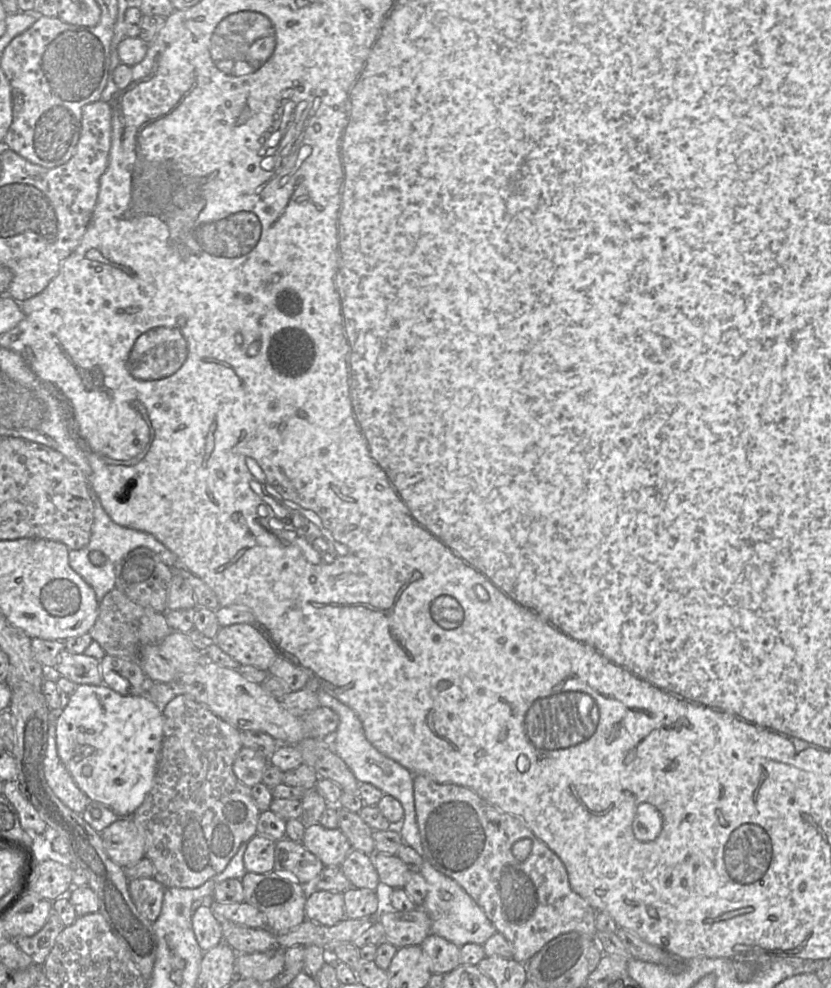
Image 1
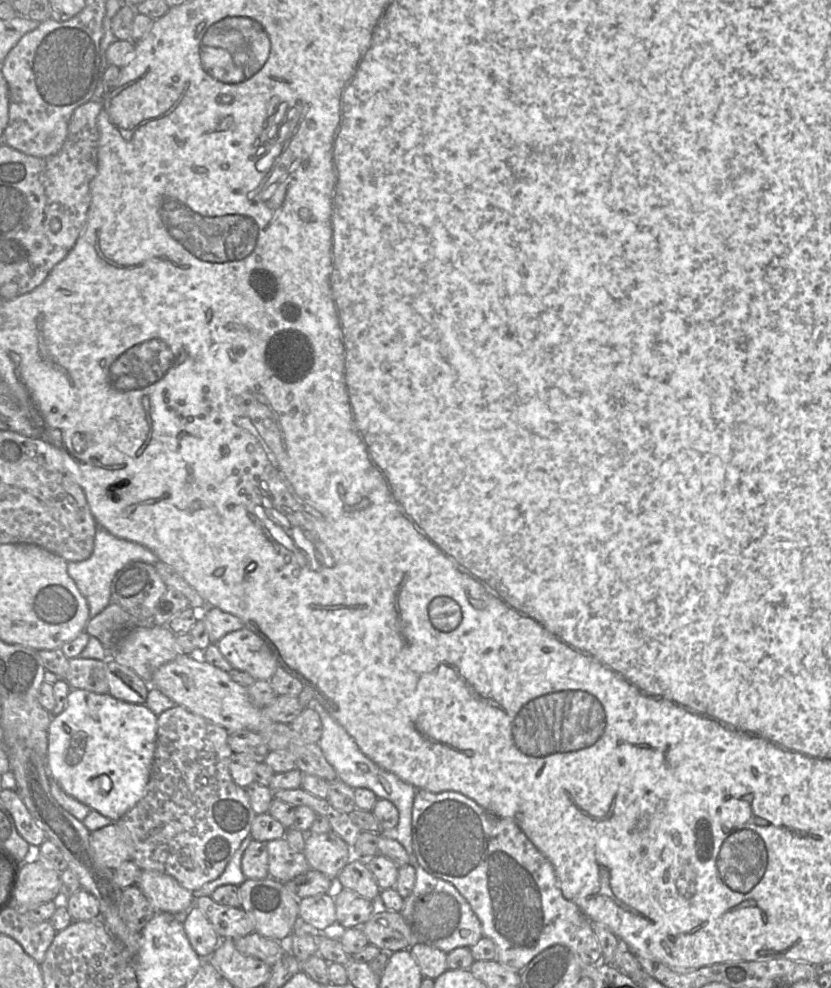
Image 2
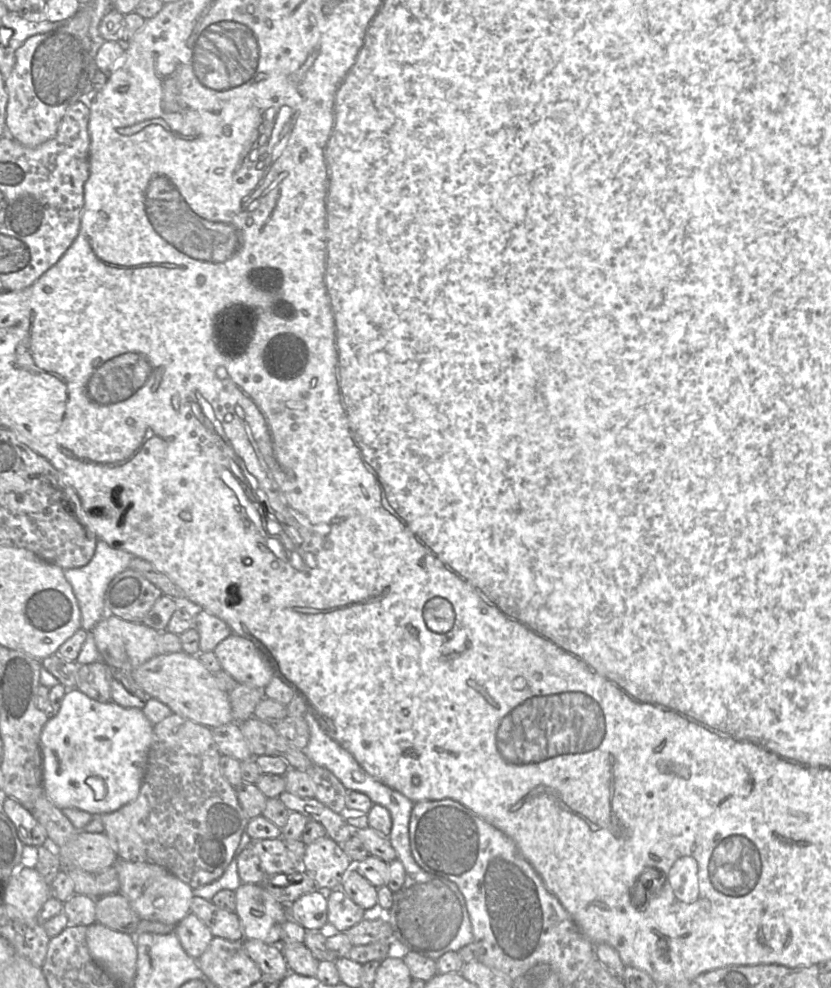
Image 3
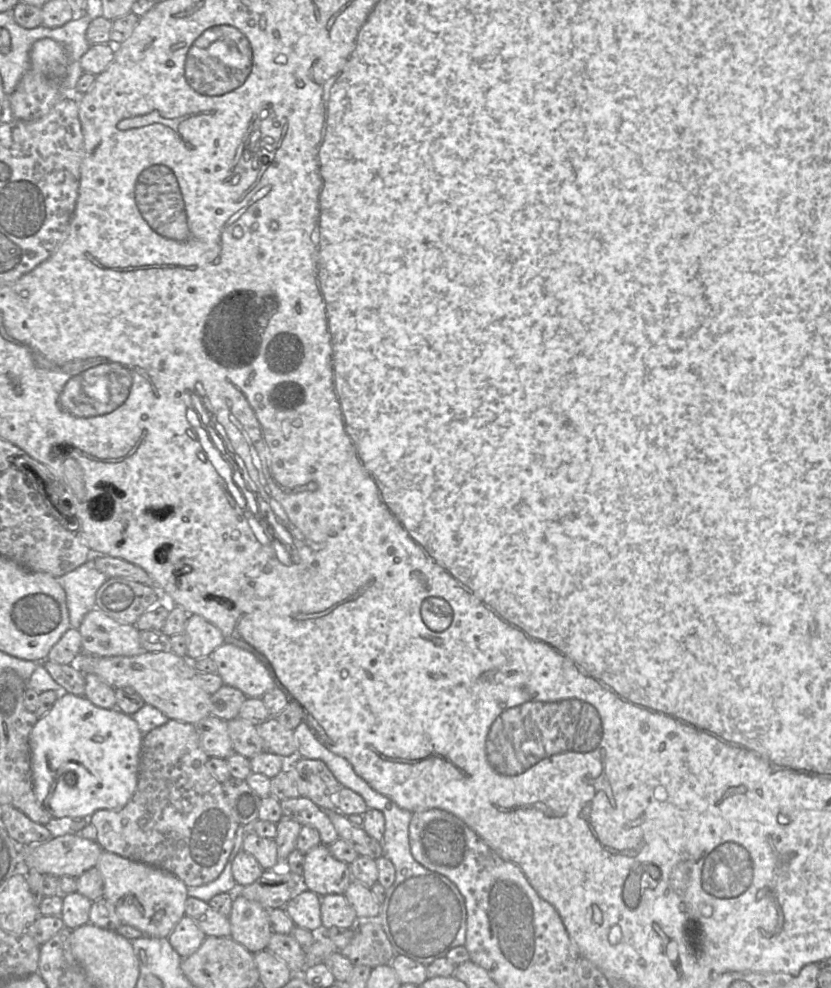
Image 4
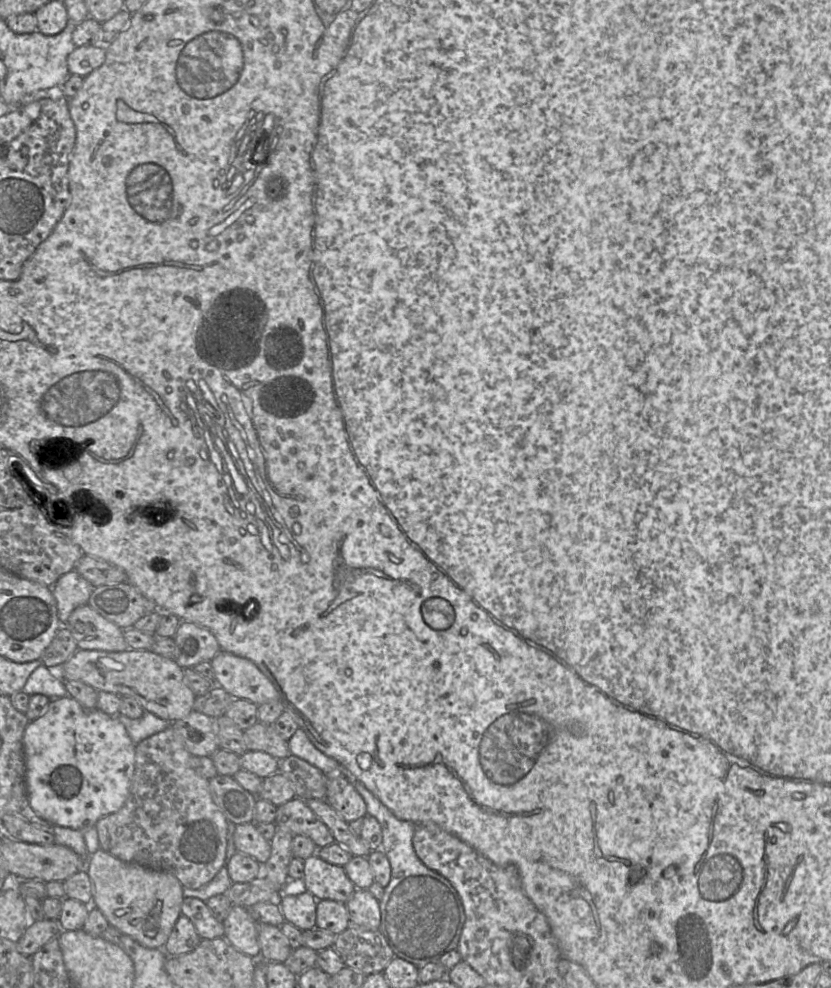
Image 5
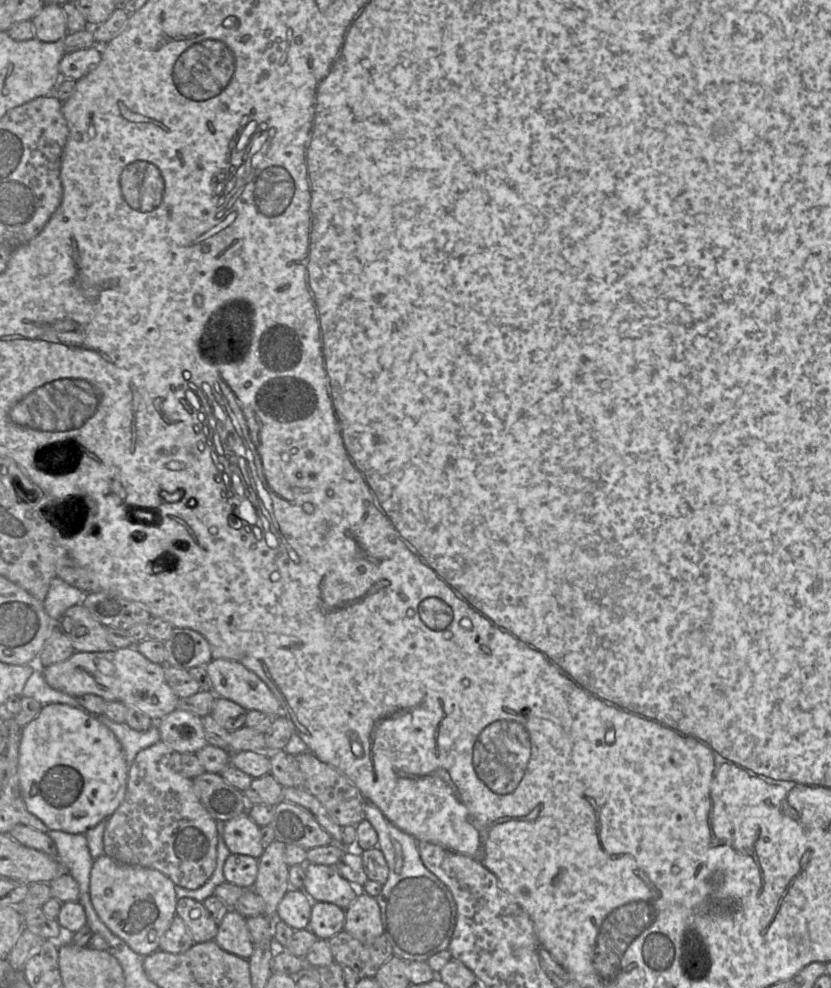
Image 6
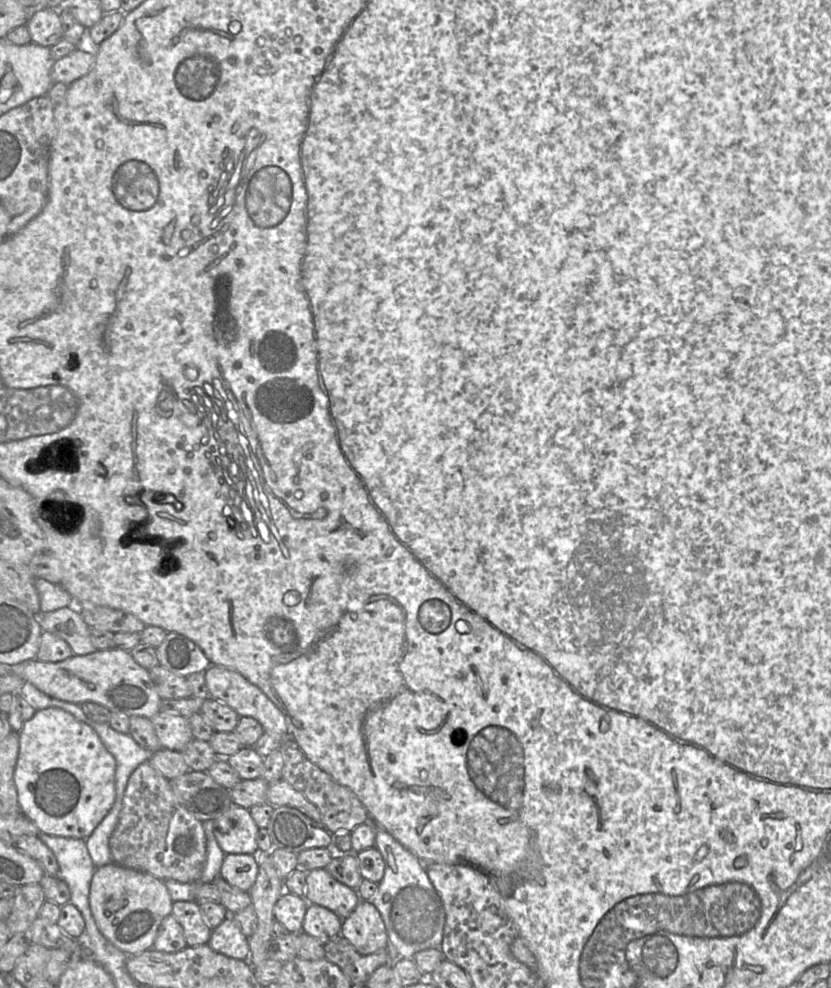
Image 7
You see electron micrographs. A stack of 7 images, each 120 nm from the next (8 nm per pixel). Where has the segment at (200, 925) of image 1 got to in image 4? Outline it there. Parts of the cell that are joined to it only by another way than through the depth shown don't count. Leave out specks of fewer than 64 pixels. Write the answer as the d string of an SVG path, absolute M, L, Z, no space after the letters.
M184 915L167 938L172 948L184 959L195 953L206 937L194 920Z

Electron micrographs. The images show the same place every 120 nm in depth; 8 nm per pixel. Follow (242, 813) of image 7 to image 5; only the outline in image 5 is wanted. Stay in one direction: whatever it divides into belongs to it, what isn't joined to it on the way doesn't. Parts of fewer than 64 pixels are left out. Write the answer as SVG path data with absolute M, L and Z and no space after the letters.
M254 822L238 824L234 831L234 844L238 852L264 864L271 855L271 843L258 832L257 825Z

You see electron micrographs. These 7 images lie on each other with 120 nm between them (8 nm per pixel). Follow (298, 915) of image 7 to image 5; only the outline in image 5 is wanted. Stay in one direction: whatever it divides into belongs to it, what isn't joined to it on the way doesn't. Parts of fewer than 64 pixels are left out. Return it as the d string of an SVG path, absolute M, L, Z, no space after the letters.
M305 891L298 895L282 894L277 900L284 919L302 931L316 927L317 900Z

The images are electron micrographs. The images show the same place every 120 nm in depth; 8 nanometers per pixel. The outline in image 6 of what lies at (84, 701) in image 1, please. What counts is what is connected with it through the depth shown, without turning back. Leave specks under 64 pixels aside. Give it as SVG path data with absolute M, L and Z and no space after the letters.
M67 704L43 705L39 714L22 728L18 776L26 809L50 830L85 834L113 814L124 799L129 764L114 733L98 717Z

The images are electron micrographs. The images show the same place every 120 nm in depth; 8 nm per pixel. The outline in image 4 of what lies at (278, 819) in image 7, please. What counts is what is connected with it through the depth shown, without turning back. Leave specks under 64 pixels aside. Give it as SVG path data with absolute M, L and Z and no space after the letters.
M306 797L289 798L280 802L282 819L290 819L301 826L312 826L320 835L321 844L330 846L339 837L329 818L328 812L321 809Z

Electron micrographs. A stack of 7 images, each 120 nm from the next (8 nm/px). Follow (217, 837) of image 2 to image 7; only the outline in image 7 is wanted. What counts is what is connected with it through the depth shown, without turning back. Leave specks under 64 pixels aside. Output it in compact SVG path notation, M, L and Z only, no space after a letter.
M145 761L128 779L119 820L109 839L112 862L161 880L199 882L207 847L202 822L180 805L170 780Z

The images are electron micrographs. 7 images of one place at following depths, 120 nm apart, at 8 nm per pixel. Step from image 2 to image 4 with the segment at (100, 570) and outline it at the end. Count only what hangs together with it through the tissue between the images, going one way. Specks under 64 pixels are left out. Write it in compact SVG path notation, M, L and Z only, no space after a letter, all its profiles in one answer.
M93 558L57 578L66 593L70 627L78 629L84 616L95 609L96 593L109 578L96 569Z

